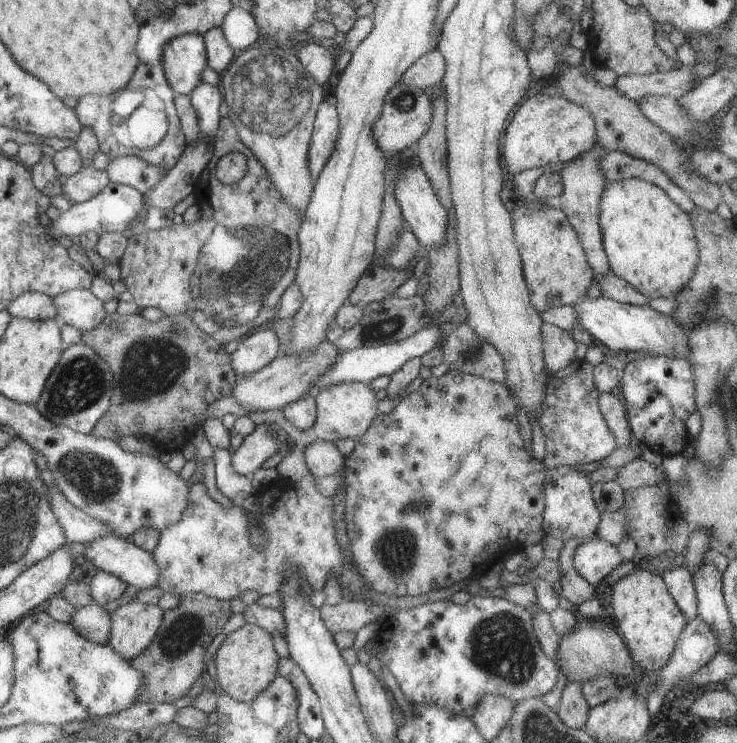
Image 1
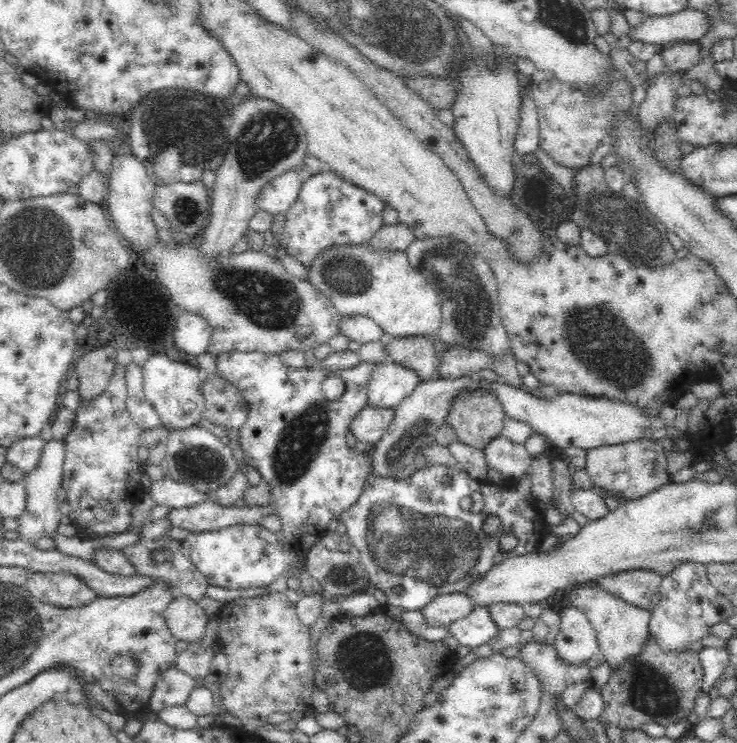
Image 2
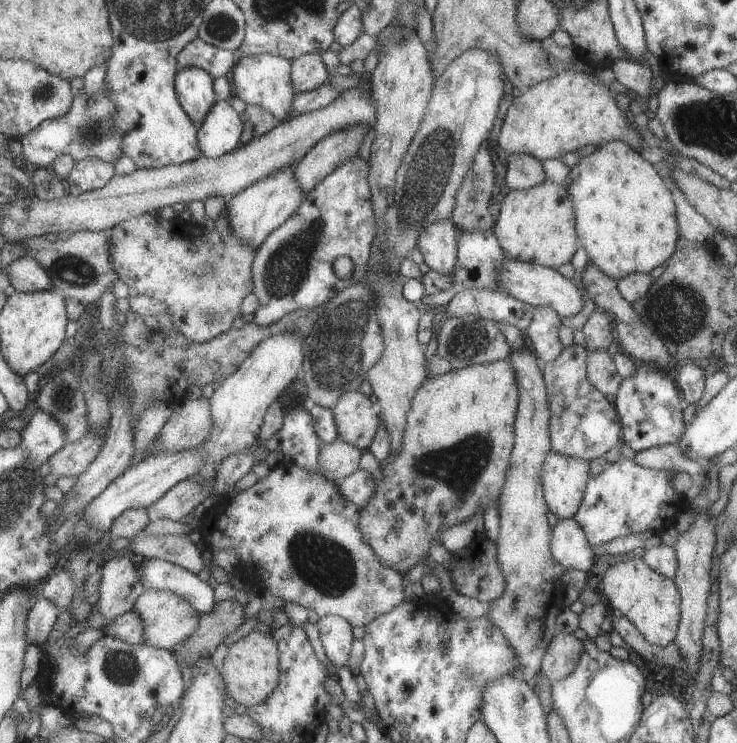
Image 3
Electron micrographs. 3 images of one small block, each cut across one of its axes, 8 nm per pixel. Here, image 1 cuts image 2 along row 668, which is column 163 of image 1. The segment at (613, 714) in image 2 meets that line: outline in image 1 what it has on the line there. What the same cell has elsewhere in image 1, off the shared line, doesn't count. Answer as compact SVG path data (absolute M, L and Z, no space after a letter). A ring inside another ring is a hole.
M186 593L180 597L175 609L164 611L161 627L150 646L129 661L143 673L143 687L137 696L137 702L172 703L186 696L204 670L206 648L222 632L232 614L230 601L215 599L204 593Z

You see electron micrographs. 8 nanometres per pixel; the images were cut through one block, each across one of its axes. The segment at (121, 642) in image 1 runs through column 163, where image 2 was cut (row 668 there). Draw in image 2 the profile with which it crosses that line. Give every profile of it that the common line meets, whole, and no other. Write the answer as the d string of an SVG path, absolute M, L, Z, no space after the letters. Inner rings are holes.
M594 582L579 584L570 594L570 602L588 618L596 632L599 644L599 656L608 662L611 670L620 668L626 660L640 654L645 642L648 642L649 609L632 606L596 586Z

